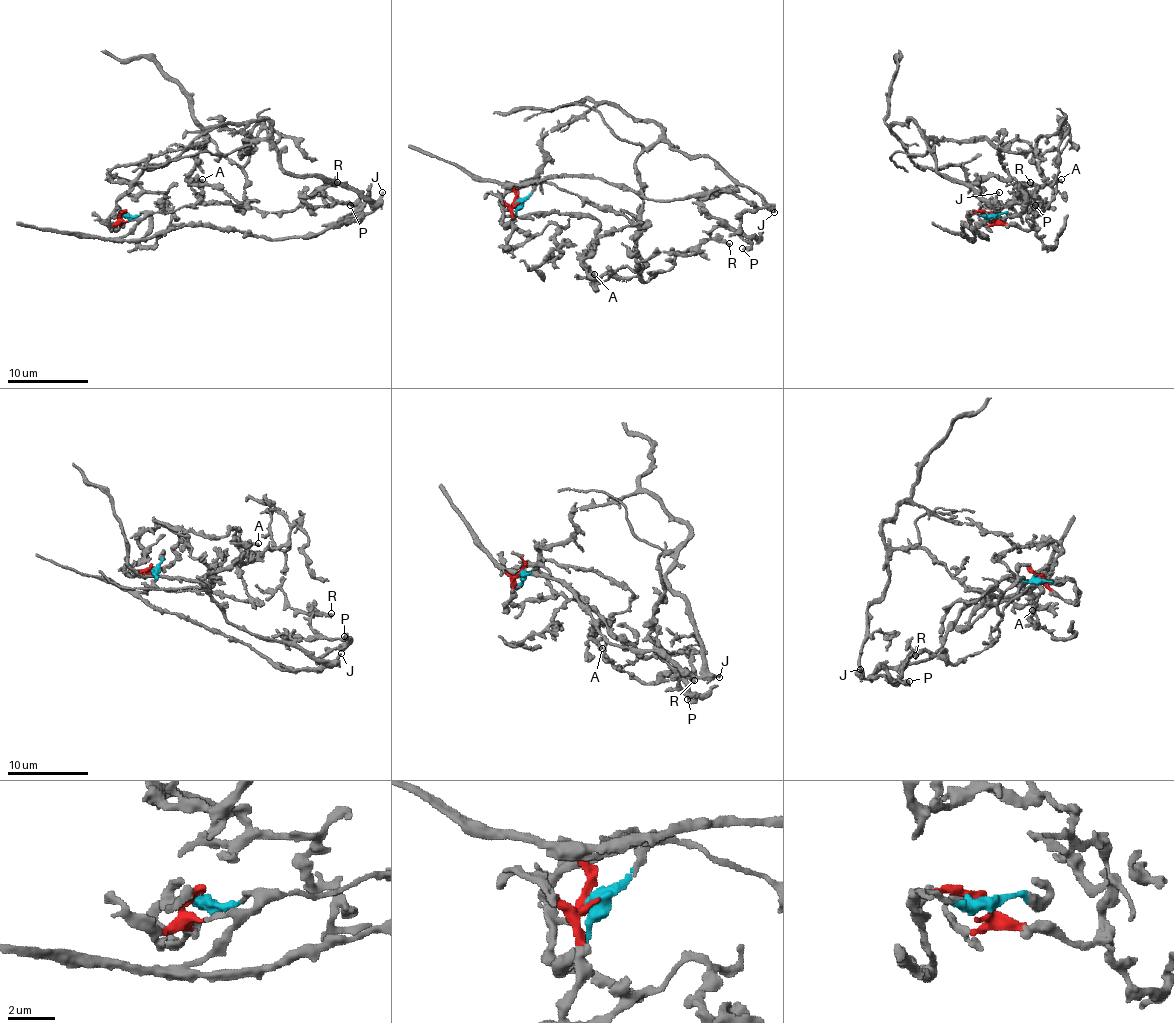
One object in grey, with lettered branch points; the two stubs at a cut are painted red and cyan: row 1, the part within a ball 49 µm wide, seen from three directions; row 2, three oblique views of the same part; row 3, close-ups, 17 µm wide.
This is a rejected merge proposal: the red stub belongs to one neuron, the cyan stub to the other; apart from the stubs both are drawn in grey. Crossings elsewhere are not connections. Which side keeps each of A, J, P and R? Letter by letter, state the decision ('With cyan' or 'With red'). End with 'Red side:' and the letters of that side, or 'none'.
A: With cyan
J: With cyan
P: With red
R: With red
Red side: P, R

